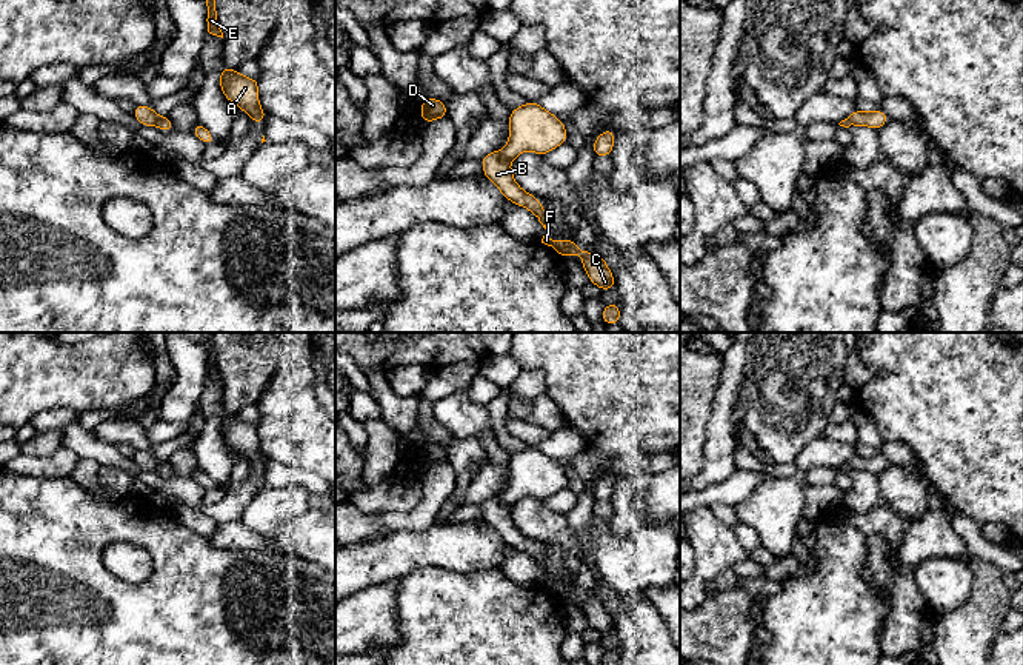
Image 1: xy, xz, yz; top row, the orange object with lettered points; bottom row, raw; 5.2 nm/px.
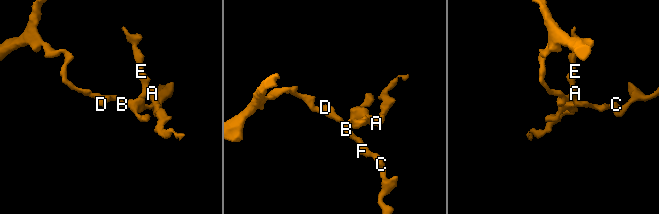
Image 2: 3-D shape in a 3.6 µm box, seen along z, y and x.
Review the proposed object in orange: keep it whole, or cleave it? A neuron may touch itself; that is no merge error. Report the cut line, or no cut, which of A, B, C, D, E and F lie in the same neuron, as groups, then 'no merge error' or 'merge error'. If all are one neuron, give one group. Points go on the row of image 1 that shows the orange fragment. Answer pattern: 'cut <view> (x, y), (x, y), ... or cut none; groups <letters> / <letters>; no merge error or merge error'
cut xz (500, 151), (509, 162); groups A E / B C D F; merge error

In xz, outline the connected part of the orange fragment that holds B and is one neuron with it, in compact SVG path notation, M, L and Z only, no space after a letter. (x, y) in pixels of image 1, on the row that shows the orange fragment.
M492 151L480 160L483 163L483 175L491 180L509 202L534 212L546 229L548 217L543 205L538 197L523 191L517 185L509 166L511 162L503 157L502 151Z

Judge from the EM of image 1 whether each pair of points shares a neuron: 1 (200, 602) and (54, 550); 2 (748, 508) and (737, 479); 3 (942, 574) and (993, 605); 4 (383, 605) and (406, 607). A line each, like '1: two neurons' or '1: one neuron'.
1: one neuron
2: two neurons
3: two neurons
4: two neurons

